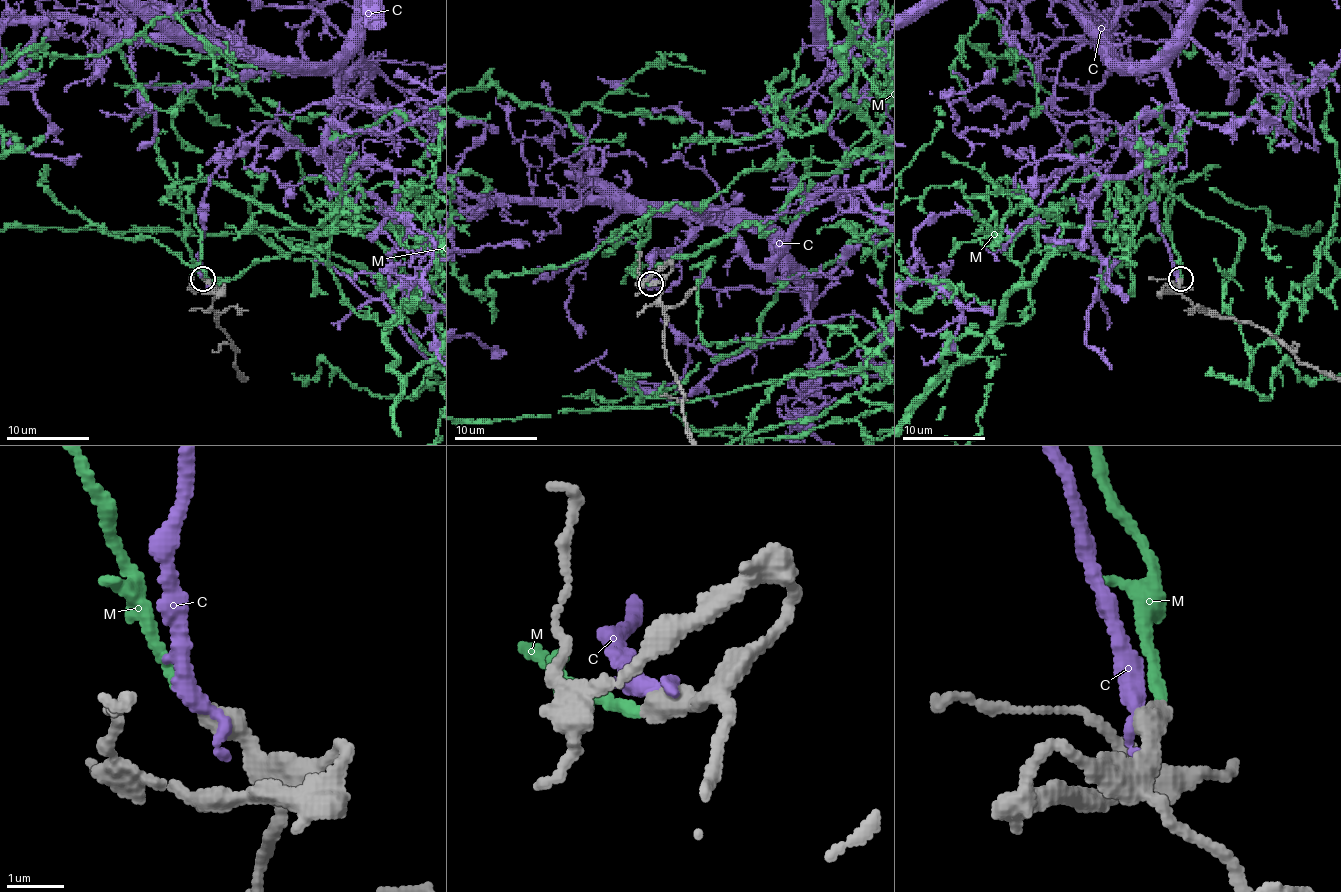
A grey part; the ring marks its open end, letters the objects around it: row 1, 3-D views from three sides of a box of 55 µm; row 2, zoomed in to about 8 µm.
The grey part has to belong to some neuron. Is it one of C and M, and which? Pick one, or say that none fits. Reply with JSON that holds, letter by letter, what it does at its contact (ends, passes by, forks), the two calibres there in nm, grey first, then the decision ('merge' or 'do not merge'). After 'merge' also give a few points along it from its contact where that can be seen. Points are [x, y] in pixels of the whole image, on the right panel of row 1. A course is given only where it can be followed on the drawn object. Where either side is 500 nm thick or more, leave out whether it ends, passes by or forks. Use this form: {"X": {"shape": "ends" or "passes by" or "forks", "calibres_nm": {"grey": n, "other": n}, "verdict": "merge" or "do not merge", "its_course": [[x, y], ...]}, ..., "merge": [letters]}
{"C": {"shape": "ends", "calibres_nm": {"grey": 480, "other": 320}, "verdict": "do not merge"}, "M": {"shape": "ends", "calibres_nm": {"grey": 440, "other": 180}, "verdict": "merge"}, "merge": ["M"]}

